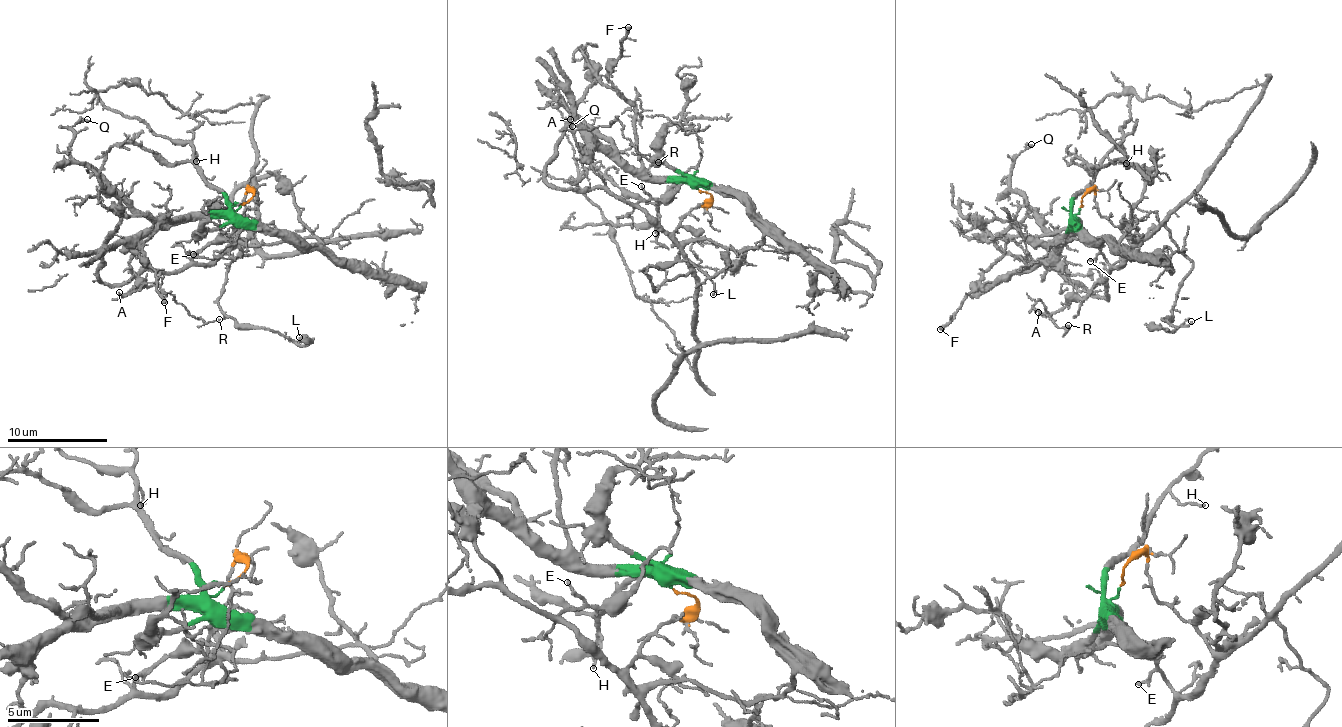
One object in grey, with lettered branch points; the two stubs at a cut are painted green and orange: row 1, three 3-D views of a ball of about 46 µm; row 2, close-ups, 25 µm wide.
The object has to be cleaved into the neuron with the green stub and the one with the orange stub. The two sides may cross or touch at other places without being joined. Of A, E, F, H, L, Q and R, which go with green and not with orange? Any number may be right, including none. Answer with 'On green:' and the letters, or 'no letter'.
On green: F, H, Q

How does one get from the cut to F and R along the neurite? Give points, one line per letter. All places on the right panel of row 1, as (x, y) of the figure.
F: (1081, 209), (1074, 215), (1080, 218), (1051, 236), (1012, 237), (984, 282), (939, 329)
R: (1081, 206), (1092, 190), (1098, 211), (1132, 248), (1084, 299), (1051, 314), (1040, 298), (1033, 309), (1069, 326)

